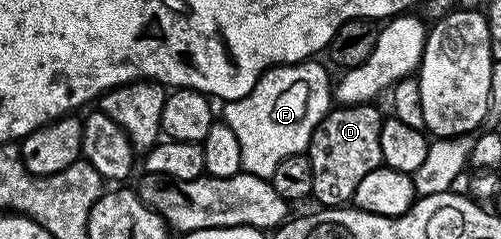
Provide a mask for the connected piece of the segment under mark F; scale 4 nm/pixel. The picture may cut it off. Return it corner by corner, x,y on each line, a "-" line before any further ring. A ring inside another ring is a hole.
318,60
296,62
293,66
271,66
258,78
258,83
244,96
235,102
225,103
220,110
221,121
225,122
232,132
236,132
236,140
240,143
240,160
242,170
257,178
269,179
272,172
280,165
284,156
307,153
312,132
320,124
320,120
332,109
332,78

